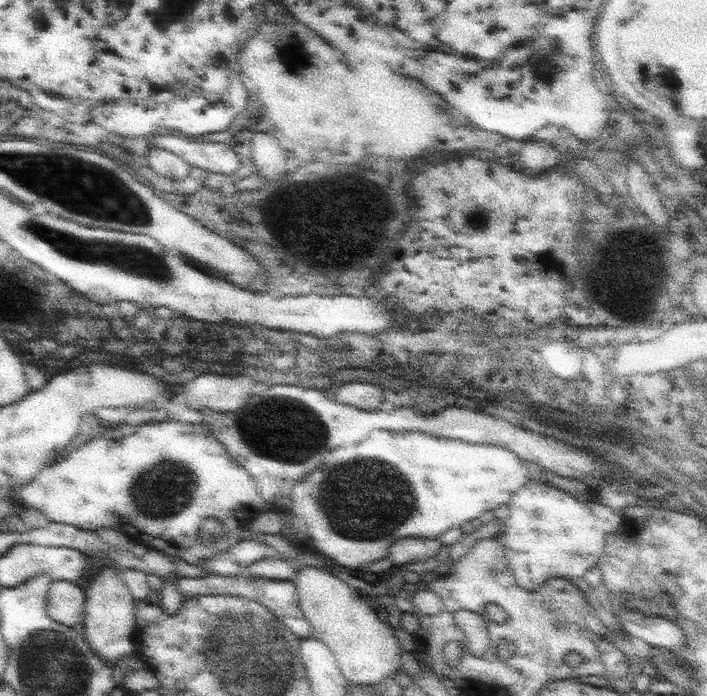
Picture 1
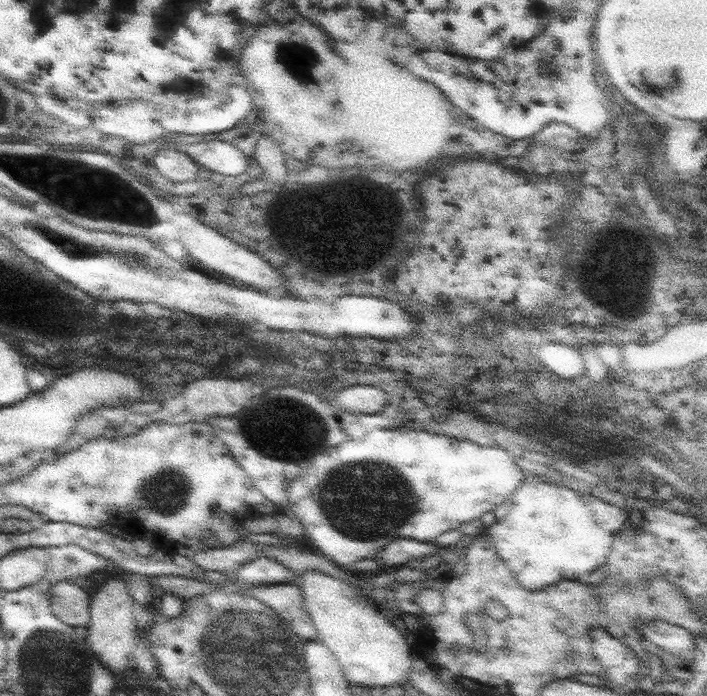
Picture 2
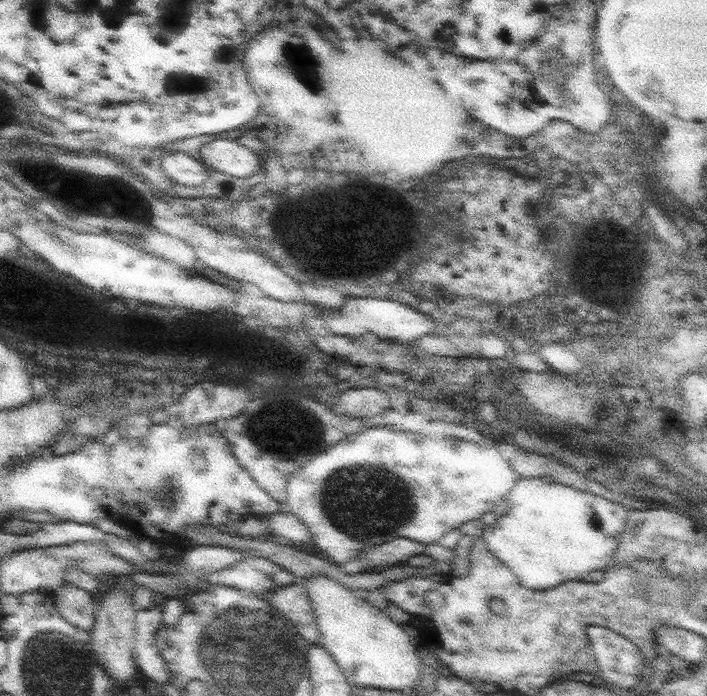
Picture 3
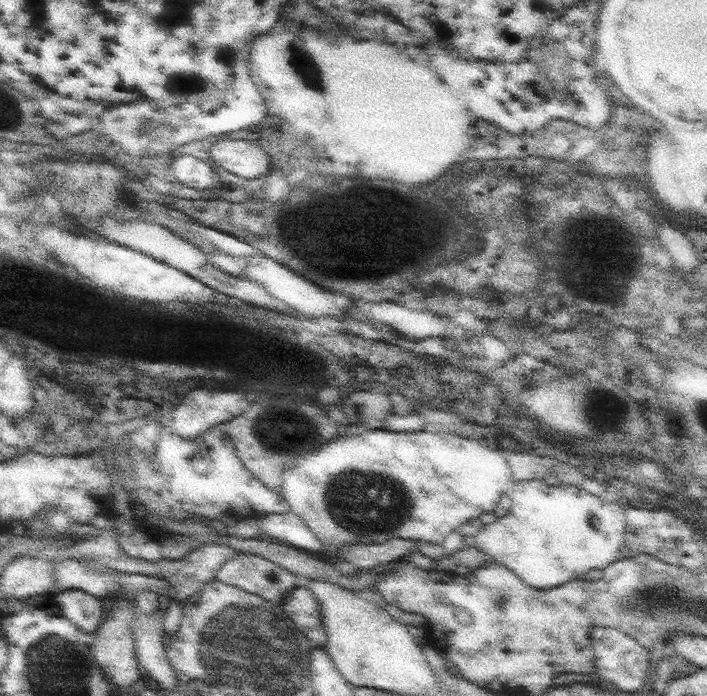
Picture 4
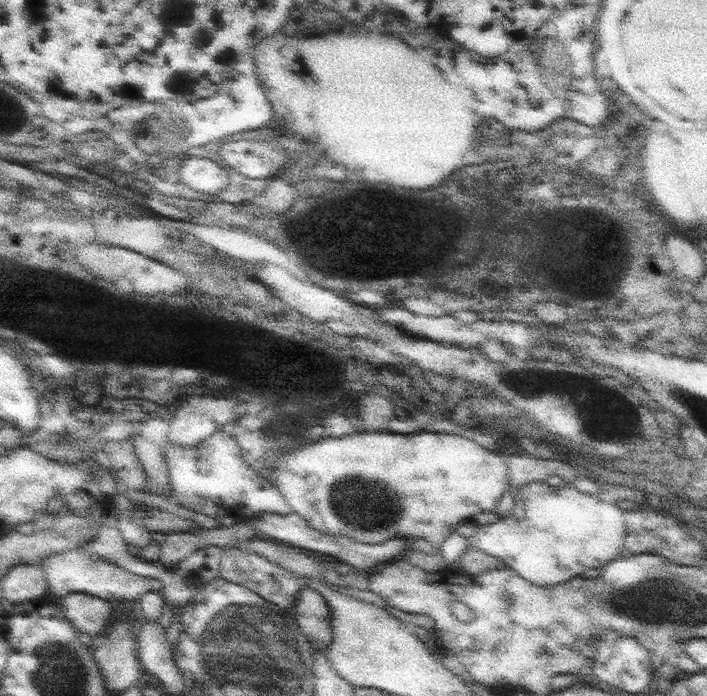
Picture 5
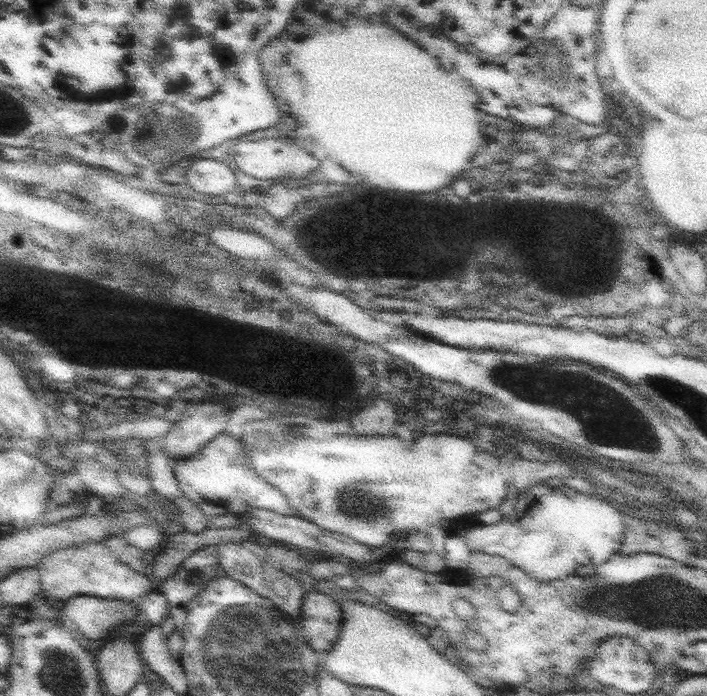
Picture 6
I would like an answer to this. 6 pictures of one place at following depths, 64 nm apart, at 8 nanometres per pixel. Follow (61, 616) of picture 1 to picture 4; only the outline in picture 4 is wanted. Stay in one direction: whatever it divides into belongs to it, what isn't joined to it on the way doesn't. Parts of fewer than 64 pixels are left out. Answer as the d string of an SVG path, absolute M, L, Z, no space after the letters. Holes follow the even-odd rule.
M55 592L55 604L59 614L71 620L81 632L95 634L105 622L101 600L89 592Z

